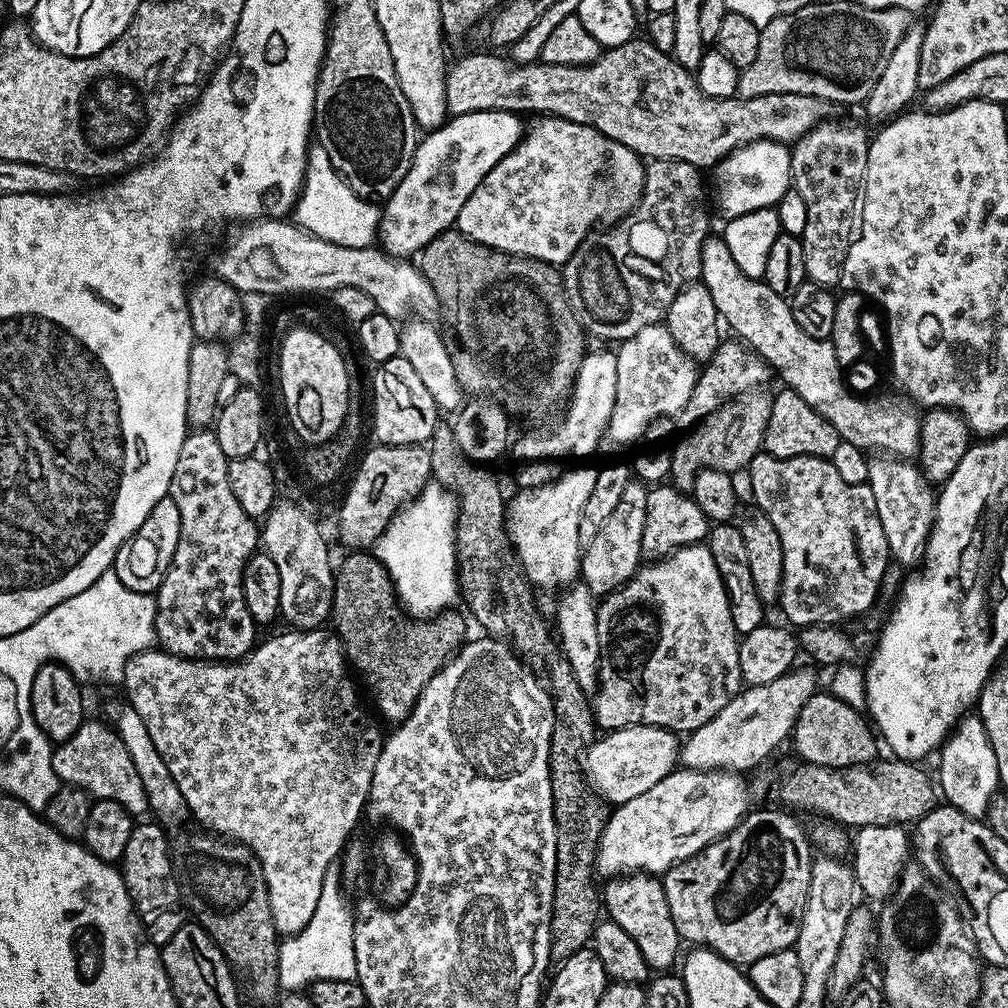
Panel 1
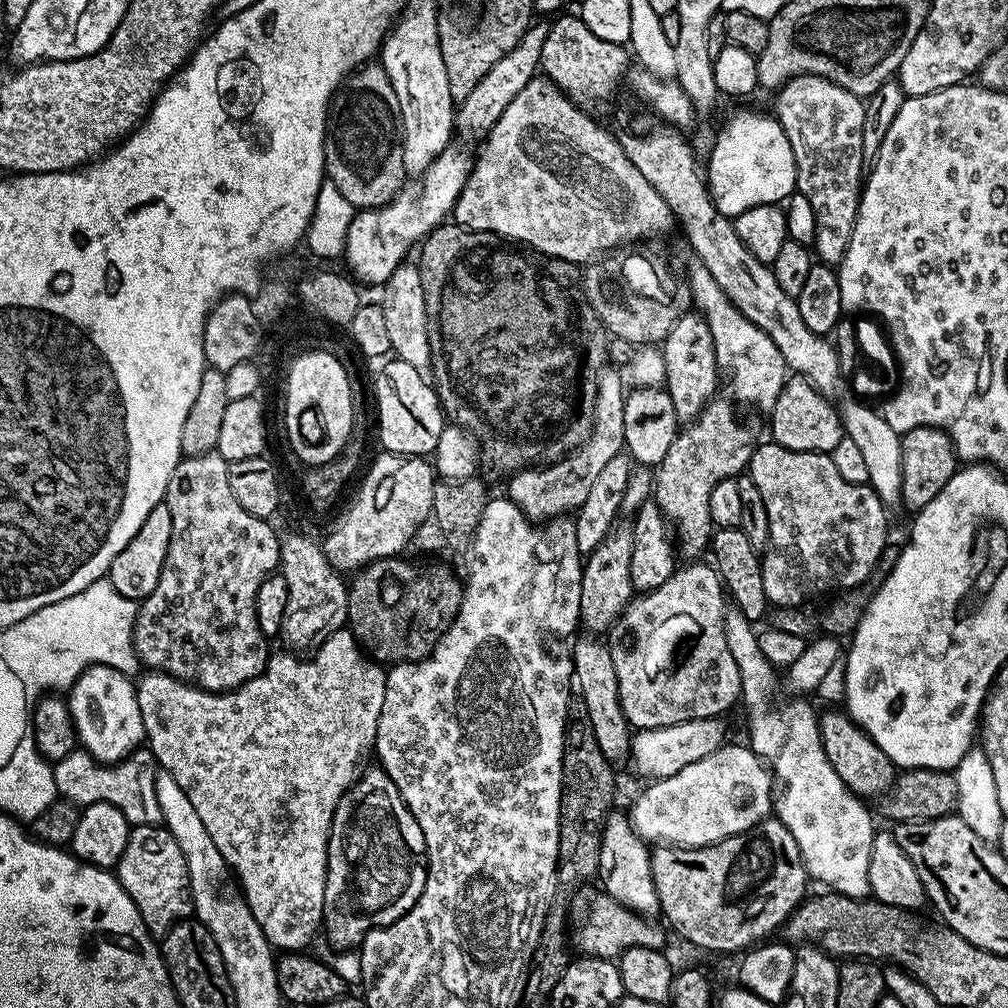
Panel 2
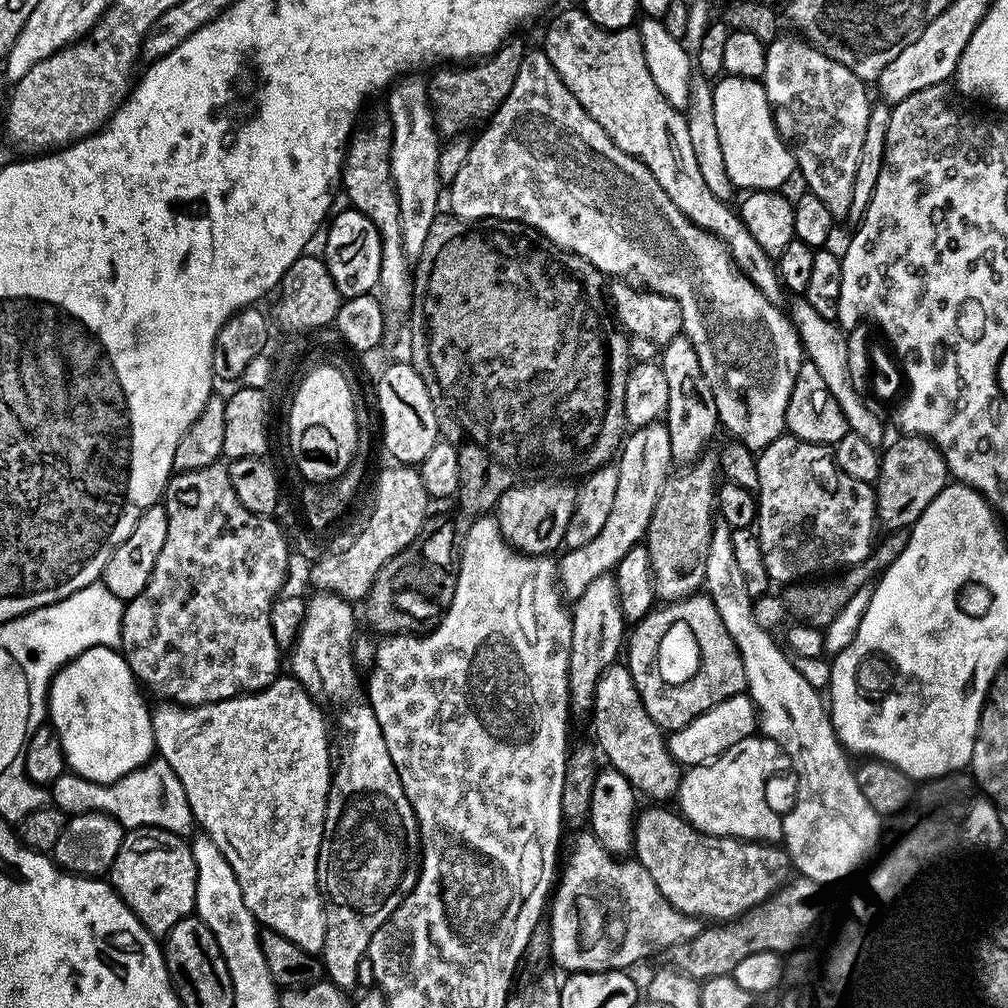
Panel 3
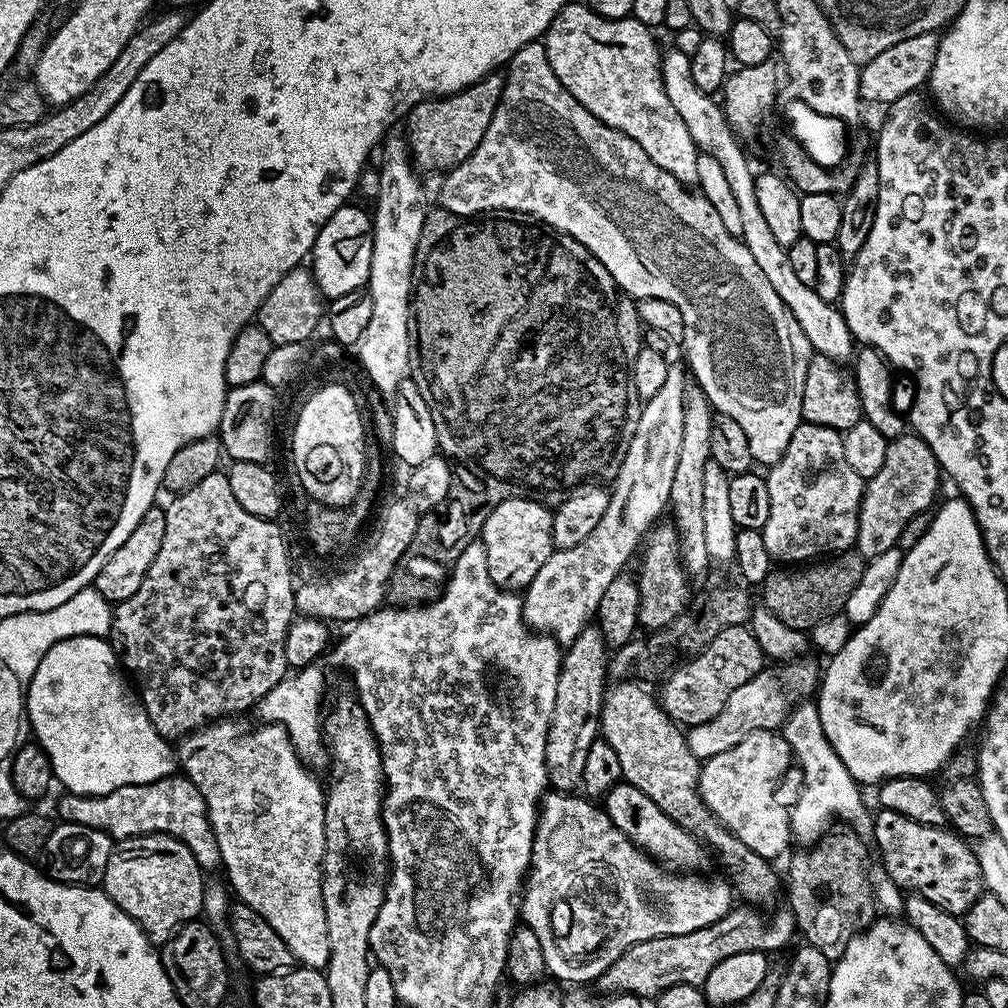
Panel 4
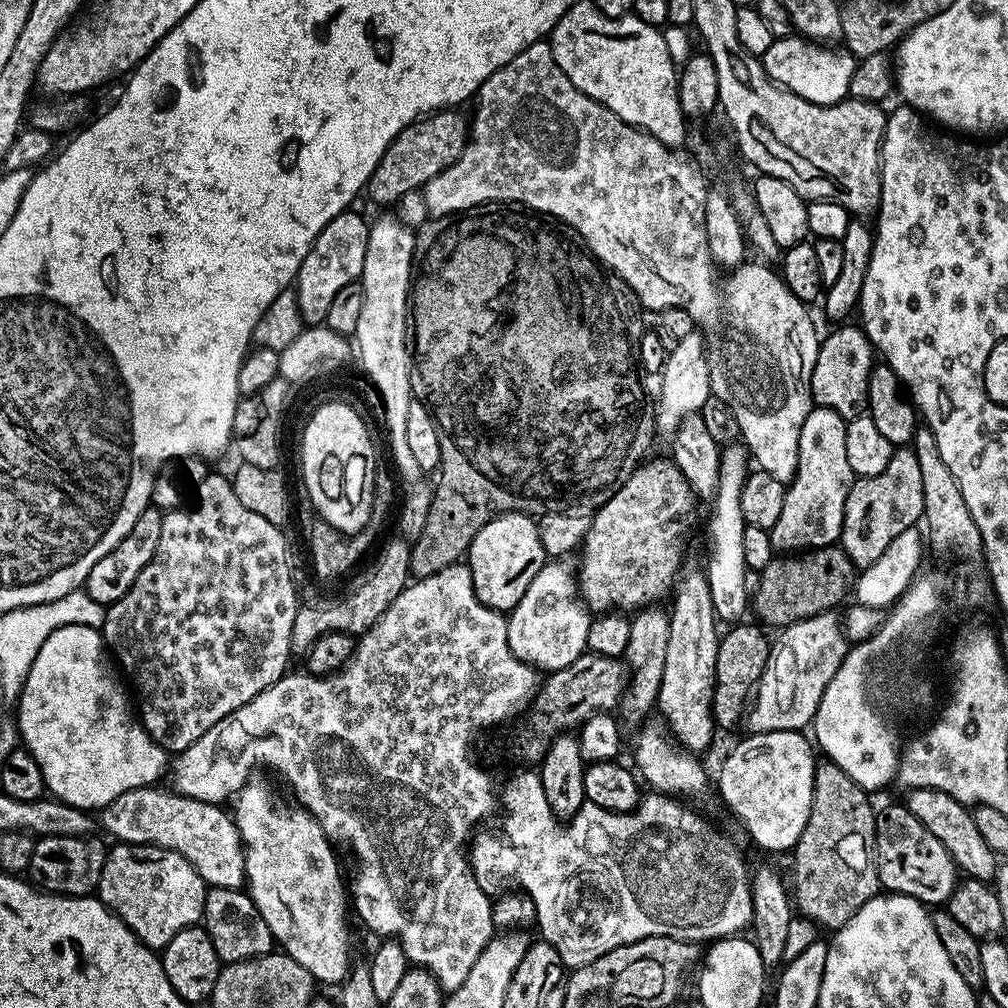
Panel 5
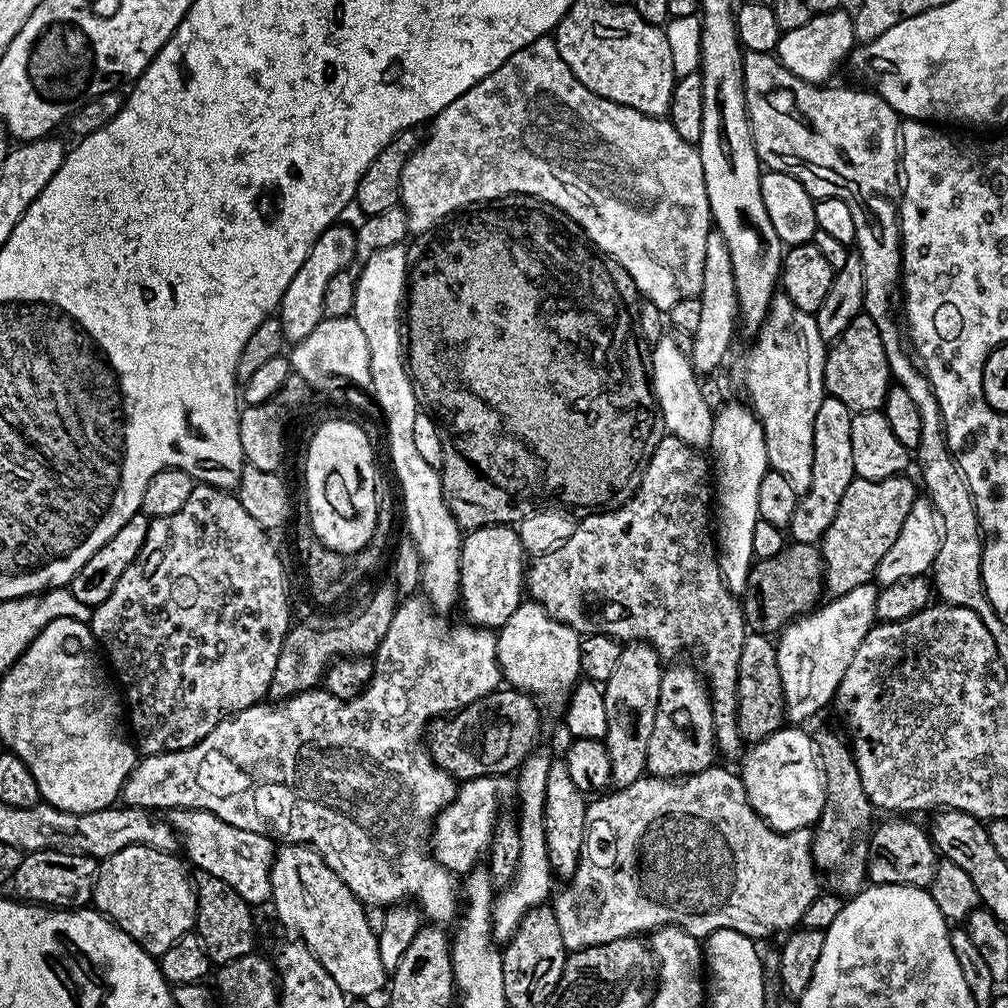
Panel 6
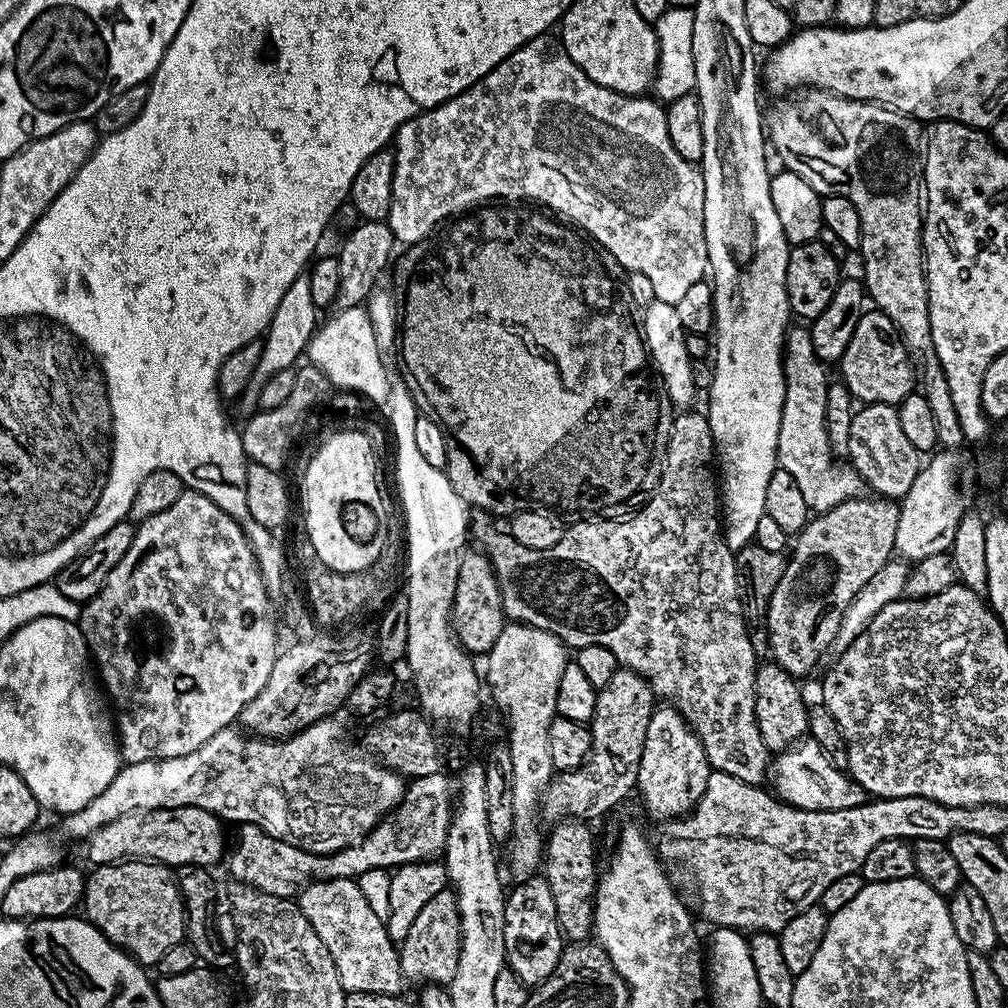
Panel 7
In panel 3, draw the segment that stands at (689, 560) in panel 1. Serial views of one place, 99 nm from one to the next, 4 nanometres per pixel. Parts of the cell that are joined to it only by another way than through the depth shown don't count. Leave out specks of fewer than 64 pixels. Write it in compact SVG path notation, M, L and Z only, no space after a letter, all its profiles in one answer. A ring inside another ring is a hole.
M707 594L688 596L685 600L668 602L659 610L646 614L631 629L630 639L626 644L626 665L632 676L633 685L641 696L641 705L646 714L663 730L675 730L686 726L686 722L694 722L698 714L706 714L718 702L739 696L745 691L744 667L742 658L736 649L736 643L730 638L726 626L722 626L722 618L718 618L718 610ZM682 618L696 628L696 640L700 640L700 653L704 652L704 664L700 664L700 672L696 672L696 680L692 684L684 684L684 688L668 688L668 684L660 684L660 619Z

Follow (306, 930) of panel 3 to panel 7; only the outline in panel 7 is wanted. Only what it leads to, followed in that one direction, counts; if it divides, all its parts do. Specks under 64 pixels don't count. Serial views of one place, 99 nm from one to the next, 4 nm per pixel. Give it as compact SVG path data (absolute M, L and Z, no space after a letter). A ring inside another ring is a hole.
M355 879L313 880L299 889L298 903L310 926L314 926L314 934L322 938L322 946L330 950L345 993L369 992L383 996L403 993L406 981L400 972L397 945L390 938L387 923L379 921L370 910Z

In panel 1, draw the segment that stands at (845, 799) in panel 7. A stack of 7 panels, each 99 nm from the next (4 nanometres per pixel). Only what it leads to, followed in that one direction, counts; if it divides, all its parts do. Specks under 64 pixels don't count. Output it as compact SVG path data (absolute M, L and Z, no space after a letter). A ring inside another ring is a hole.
M683 766L677 767L677 769L677 772L669 771L665 774L662 782L658 782L658 786L650 786L650 790L646 790L646 794L638 794L638 798L630 798L630 802L615 805L611 809L606 826L600 835L600 845L598 846L598 854L596 855L595 871L599 875L601 872L604 878L615 878L625 874L663 874L678 862L682 862L691 856L697 856L707 844L712 844L715 840L720 839L721 836L725 836L731 828L735 828L744 819L750 805L748 805L748 784L744 781L745 777L741 773L727 770L713 770L711 768L686 768Z

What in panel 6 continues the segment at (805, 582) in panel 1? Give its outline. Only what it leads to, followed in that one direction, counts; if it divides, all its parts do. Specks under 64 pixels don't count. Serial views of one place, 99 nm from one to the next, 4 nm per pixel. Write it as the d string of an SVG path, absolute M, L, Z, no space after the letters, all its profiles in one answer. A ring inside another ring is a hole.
M825 395L822 406L818 406L818 414L814 414L814 470L810 478L812 488L805 496L797 499L796 509L786 529L787 535L797 544L816 544L824 539L830 522L834 522L836 517L838 502L842 502L842 494L846 494L846 486L850 486L856 476L850 446L853 415L843 402L829 395Z

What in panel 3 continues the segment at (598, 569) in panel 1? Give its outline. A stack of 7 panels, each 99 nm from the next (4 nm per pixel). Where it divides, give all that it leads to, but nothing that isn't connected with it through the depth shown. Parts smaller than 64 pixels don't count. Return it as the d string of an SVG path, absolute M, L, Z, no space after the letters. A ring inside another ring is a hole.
M605 574L594 578L586 590L574 601L572 614L572 637L570 638L570 666L568 667L568 706L573 717L587 717L595 700L595 687L600 675L617 663L626 644L626 621L616 589L616 577Z

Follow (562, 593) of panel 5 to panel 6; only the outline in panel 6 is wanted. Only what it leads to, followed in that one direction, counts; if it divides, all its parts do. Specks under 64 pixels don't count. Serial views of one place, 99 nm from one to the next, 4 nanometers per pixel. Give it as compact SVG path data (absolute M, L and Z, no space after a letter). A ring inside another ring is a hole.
M522 602L498 630L496 660L500 663L500 675L511 687L527 692L533 698L563 697L582 676L581 639L580 633L558 622L542 605Z

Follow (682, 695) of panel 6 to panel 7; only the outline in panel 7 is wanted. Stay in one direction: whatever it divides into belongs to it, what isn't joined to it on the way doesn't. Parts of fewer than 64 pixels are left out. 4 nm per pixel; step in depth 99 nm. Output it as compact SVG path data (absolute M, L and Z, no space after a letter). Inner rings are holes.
M671 706L660 707L653 711L650 726L646 726L646 742L642 746L642 762L638 762L635 786L645 810L656 822L678 820L689 815L702 794L706 794L706 782L714 770L706 758L702 742L692 733L683 714Z

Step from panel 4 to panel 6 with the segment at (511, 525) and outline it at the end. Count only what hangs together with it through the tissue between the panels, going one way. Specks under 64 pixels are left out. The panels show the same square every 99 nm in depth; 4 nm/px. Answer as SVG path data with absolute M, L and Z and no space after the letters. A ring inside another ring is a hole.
M506 524L473 528L460 546L460 592L464 612L473 625L499 630L526 596L526 553L520 533Z

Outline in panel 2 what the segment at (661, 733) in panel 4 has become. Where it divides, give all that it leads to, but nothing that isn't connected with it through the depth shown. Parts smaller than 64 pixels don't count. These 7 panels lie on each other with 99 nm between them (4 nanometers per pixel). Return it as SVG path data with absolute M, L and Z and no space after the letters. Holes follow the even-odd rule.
M582 634L582 635L579 635L577 637L576 641L573 643L573 645L572 645L573 675L575 676L575 679L576 679L576 686L577 686L578 692L579 692L579 688L580 688L580 692L582 694L582 696L580 696L581 703L584 703L584 705L586 706L587 716L590 718L592 727L594 727L594 734L598 741L599 749L602 750L603 756L606 757L606 759L609 761L609 763L616 764L616 763L618 763L617 762L618 760L622 759L623 757L625 759L629 755L629 752L631 749L632 728L631 728L631 725L628 723L628 720L625 718L624 712L621 710L621 702L620 702L620 699L618 698L617 675L614 674L613 659L610 656L610 652L607 648L607 645L603 641L598 642L596 640L599 640L599 639L597 639L597 637L595 635Z

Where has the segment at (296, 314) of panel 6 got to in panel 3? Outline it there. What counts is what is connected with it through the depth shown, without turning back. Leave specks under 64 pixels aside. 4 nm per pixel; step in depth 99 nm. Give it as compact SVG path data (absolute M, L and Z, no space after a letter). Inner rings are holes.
M351 206L345 209L345 212L337 211L327 225L328 237L324 240L322 259L330 270L330 278L334 280L334 286L338 286L341 297L366 296L380 283L382 241L374 222L370 222L366 214Z

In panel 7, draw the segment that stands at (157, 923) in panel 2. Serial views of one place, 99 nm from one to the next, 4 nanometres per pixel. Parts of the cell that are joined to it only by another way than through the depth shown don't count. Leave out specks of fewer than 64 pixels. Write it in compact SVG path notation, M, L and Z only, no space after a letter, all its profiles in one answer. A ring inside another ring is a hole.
M124 860L120 864L102 864L91 869L87 873L84 882L84 899L82 901L83 915L89 920L94 927L103 934L111 944L128 953L137 964L141 966L154 966L162 958L162 954L166 954L166 950L170 950L170 946L178 946L182 943L186 936L184 926L184 899L180 896L180 888L176 884L175 871L167 864L158 864L151 860Z

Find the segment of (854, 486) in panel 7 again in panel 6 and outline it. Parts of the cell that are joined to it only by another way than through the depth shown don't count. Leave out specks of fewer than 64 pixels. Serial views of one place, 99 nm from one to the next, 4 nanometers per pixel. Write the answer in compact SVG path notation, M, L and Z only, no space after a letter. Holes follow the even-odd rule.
M783 294L772 297L768 317L755 333L756 345L744 356L744 388L748 391L747 403L760 421L766 438L766 458L771 471L782 474L797 497L811 490L810 478L814 470L814 414L822 406L824 397L824 358L826 341L818 334L816 317L813 313L798 310L794 302Z

